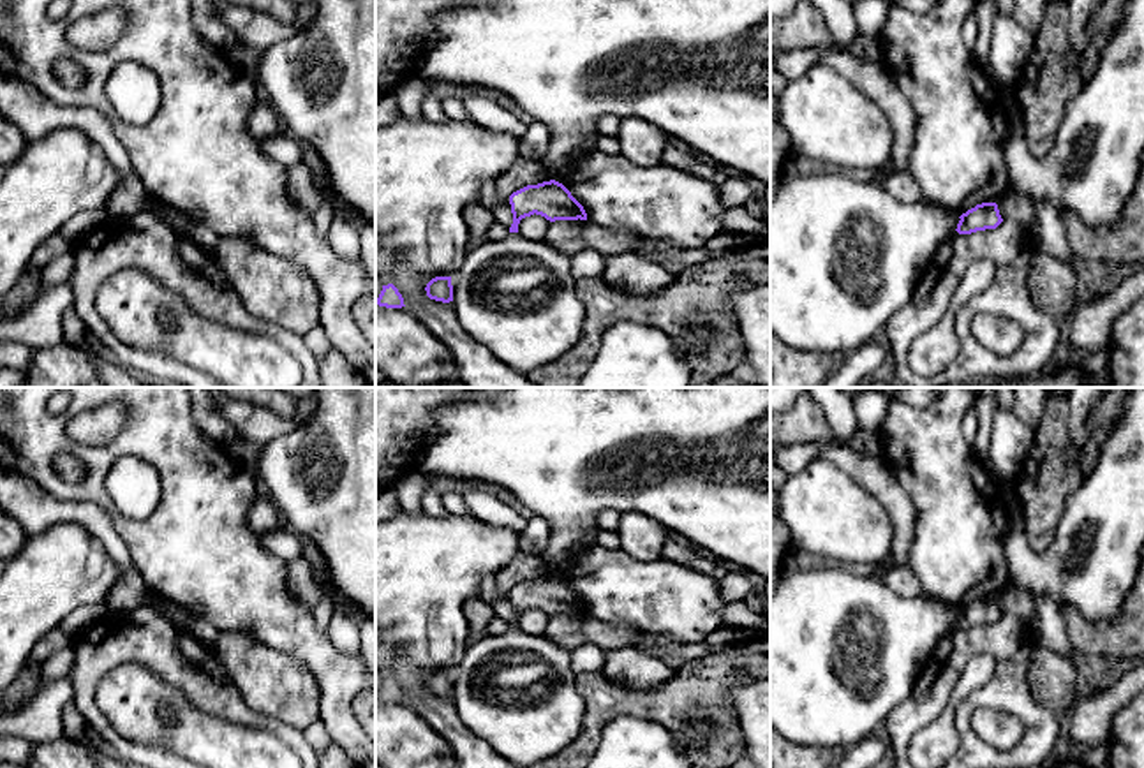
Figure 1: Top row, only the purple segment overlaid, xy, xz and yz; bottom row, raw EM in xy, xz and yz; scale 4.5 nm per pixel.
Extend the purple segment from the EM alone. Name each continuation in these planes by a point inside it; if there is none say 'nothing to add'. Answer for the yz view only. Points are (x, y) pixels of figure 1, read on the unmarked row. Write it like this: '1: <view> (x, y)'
nothing to add

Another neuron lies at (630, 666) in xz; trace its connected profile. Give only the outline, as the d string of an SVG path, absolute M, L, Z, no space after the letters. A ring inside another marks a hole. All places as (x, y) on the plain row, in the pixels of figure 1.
M636 646L605 652L605 676L622 687L647 690L665 683L675 669Z

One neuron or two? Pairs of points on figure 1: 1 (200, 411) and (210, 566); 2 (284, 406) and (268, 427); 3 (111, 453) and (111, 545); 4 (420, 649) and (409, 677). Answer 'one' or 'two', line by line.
1: two
2: two
3: two
4: two

